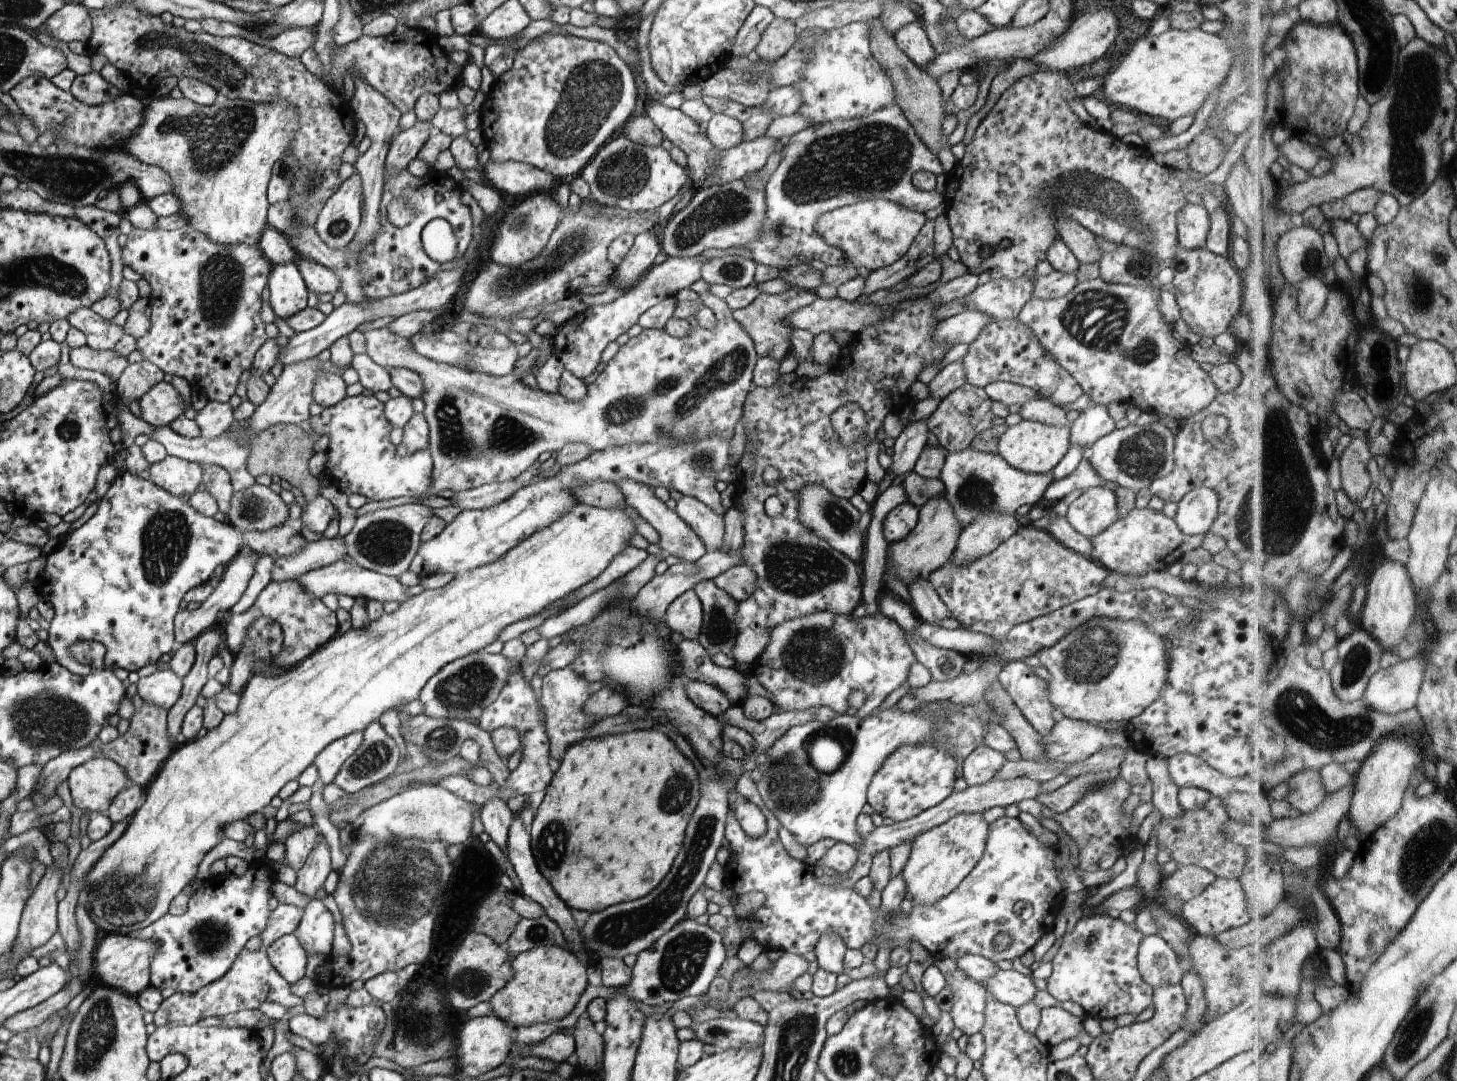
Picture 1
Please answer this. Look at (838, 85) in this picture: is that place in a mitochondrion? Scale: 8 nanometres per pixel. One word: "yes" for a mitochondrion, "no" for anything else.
no

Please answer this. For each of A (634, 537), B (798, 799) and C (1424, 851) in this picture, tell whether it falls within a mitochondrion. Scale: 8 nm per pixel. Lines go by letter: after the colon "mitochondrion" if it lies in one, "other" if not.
A: other
B: mitochondrion
C: mitochondrion

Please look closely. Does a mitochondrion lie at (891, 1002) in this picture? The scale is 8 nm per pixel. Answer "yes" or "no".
no

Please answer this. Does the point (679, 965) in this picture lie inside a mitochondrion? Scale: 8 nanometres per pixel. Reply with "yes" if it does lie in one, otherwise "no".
yes

